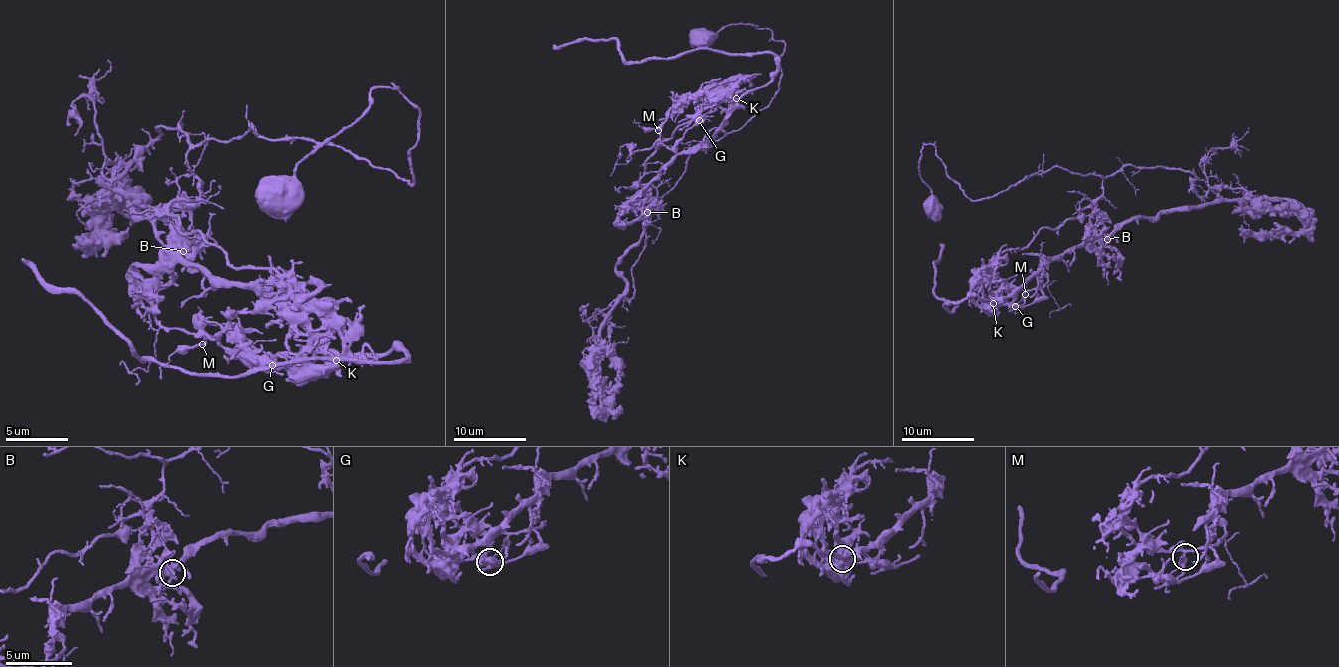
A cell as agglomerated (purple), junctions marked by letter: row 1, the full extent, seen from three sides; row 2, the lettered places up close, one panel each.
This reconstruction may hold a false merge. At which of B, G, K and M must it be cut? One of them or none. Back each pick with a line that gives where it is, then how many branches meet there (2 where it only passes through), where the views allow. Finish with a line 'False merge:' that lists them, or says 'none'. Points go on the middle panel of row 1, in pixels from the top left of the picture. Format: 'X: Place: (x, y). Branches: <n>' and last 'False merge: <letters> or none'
G: Place: (699, 120). Branches: 6
False merge: G

